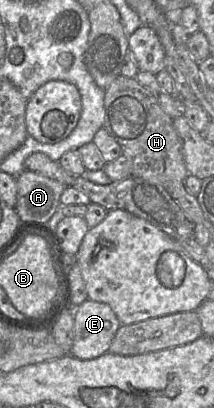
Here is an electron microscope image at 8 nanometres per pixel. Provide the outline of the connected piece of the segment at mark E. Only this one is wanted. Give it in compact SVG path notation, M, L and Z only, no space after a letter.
M87 299L73 311L74 339L70 355L79 360L95 359L108 352L121 326L111 307Z

